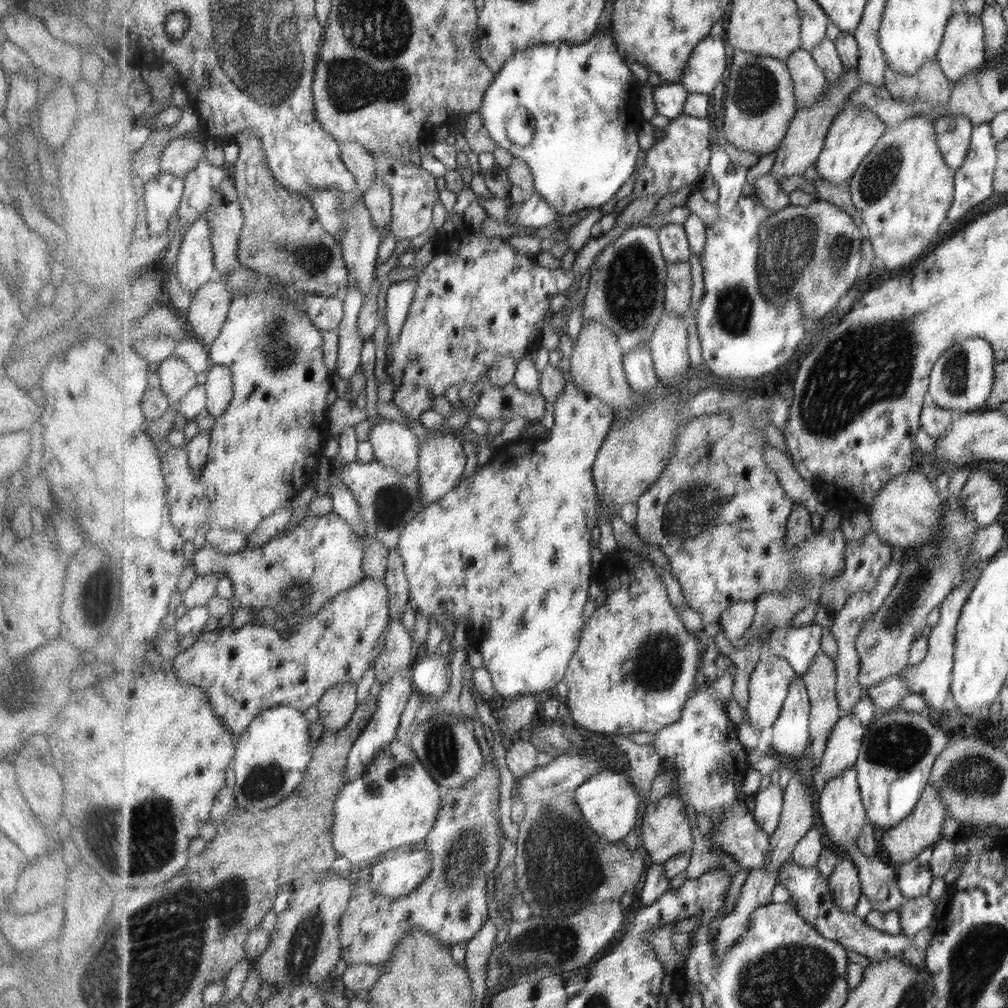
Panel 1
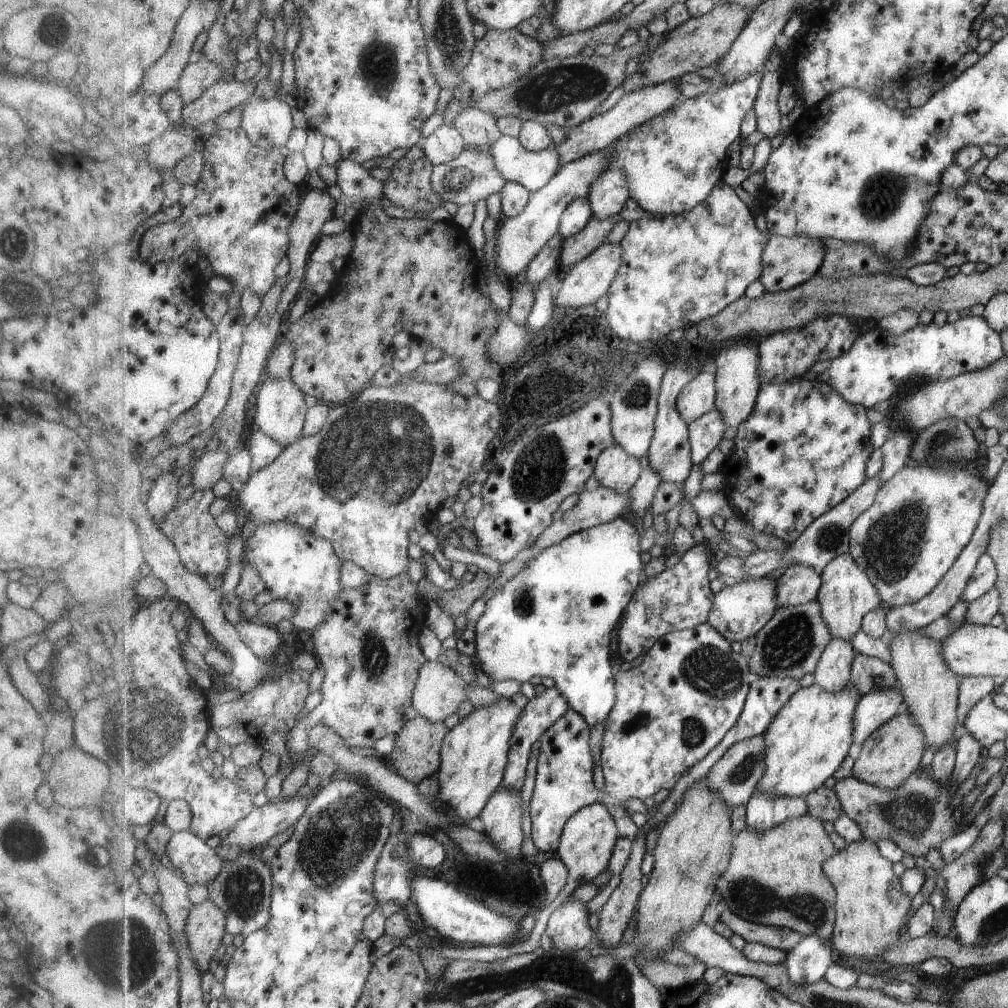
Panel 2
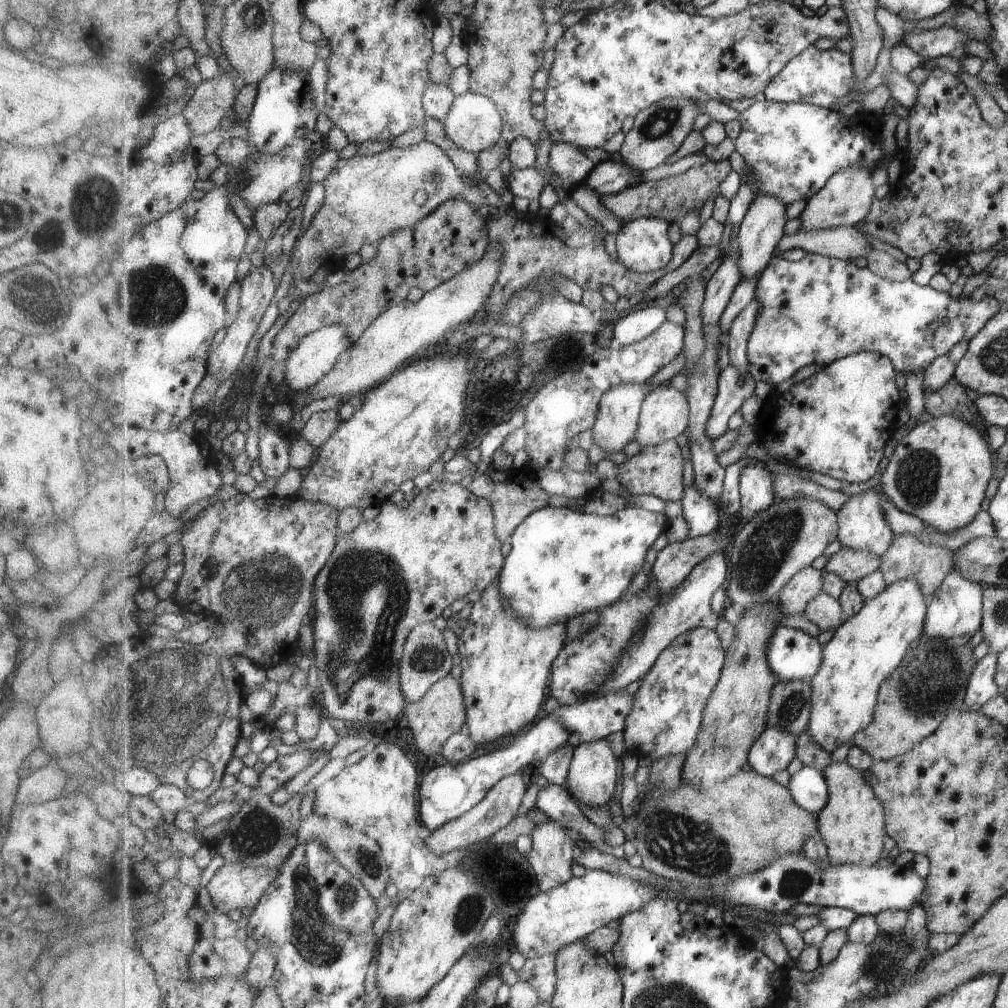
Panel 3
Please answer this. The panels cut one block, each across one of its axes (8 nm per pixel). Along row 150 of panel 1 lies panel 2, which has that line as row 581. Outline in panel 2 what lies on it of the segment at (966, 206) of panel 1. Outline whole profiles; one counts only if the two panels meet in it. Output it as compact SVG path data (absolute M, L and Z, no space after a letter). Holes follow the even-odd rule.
M987 552L980 556L976 569L973 571L961 601L971 604L984 594L991 592L998 583L998 568L994 558Z

